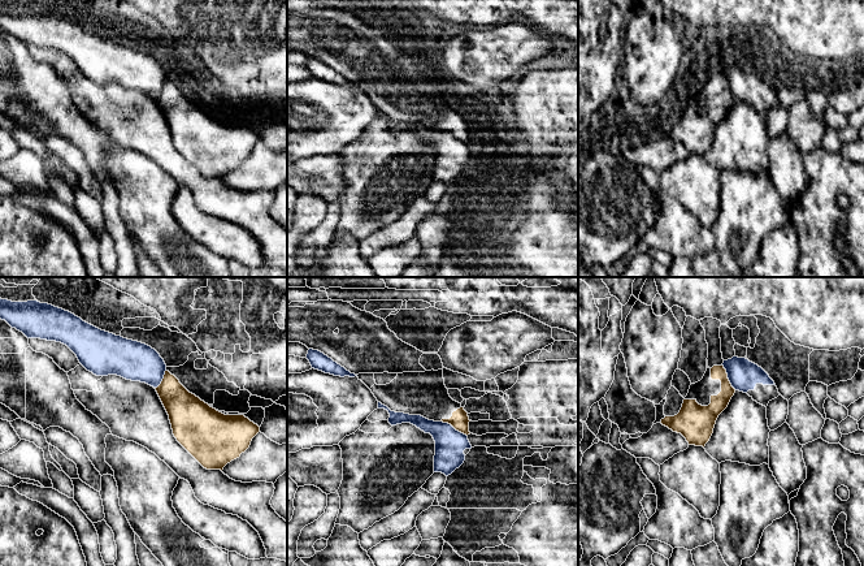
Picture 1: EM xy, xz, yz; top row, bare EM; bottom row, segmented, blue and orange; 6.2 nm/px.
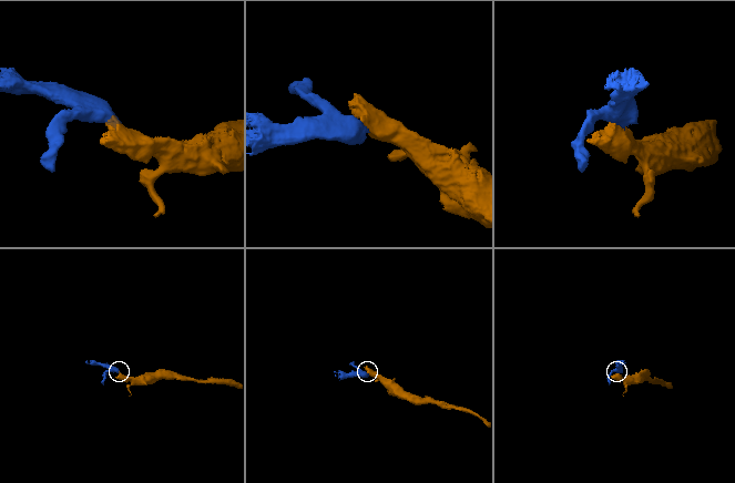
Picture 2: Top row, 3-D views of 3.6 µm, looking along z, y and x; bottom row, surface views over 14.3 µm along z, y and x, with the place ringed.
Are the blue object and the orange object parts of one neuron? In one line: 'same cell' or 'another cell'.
another cell

